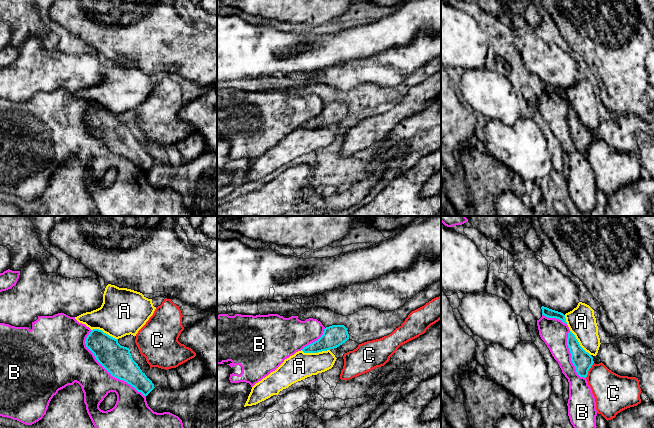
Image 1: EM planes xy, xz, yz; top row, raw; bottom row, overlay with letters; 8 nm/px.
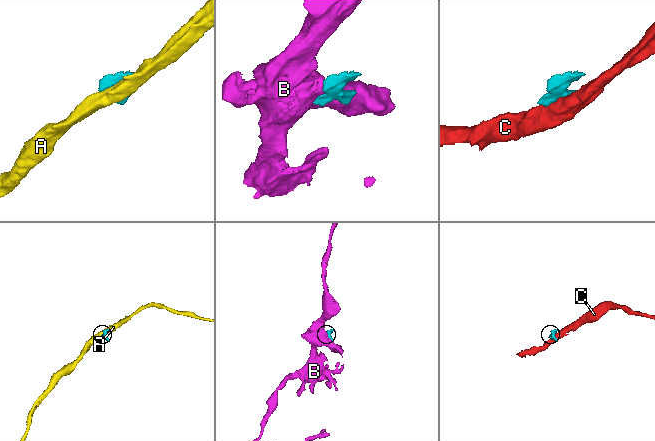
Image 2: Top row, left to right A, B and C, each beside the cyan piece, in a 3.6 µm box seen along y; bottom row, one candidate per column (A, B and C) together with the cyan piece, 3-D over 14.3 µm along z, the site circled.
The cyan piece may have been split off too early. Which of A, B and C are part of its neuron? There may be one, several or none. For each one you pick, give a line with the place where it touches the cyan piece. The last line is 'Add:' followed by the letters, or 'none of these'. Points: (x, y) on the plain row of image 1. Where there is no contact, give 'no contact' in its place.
Add: none of these

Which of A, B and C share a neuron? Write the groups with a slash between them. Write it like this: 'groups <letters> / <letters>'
groups A C / B

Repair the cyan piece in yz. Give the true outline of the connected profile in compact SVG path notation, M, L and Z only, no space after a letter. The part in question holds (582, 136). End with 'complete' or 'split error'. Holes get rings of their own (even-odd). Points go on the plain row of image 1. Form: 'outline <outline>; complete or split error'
outline M571 107L568 109L567 121L571 129L571 137L575 142L577 150L580 153L586 154L589 145L594 139L593 133L580 122Z; complete

